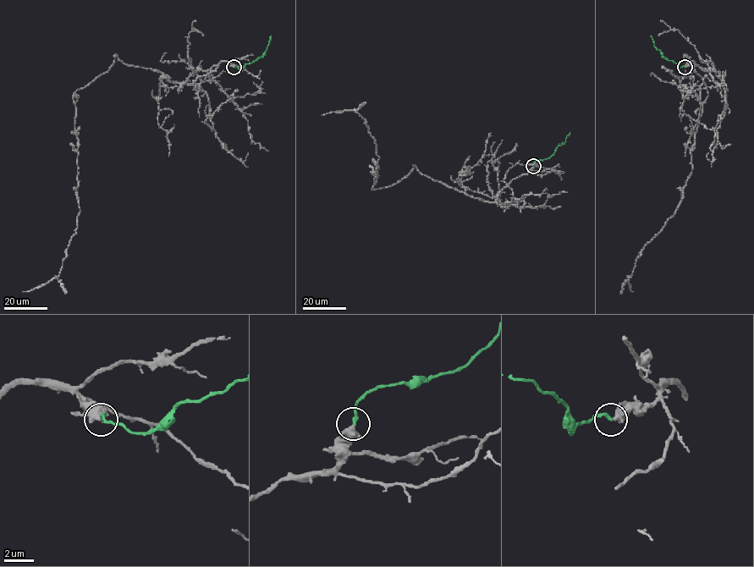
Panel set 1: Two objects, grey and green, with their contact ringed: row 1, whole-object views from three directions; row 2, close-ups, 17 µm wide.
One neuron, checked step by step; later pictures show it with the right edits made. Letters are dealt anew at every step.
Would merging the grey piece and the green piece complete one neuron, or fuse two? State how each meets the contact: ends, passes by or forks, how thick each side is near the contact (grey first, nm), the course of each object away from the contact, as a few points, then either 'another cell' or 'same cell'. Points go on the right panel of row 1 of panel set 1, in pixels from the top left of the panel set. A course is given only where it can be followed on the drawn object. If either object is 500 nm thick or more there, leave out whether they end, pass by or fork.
500/220 nm | grey via (685, 67), (694, 61), (721, 82), (685, 55), (707, 93), (692, 172), (674, 213), (635, 261), (634, 292) | green via (685, 67), (679, 68), (676, 63), (664, 57), (651, 35) | same cell

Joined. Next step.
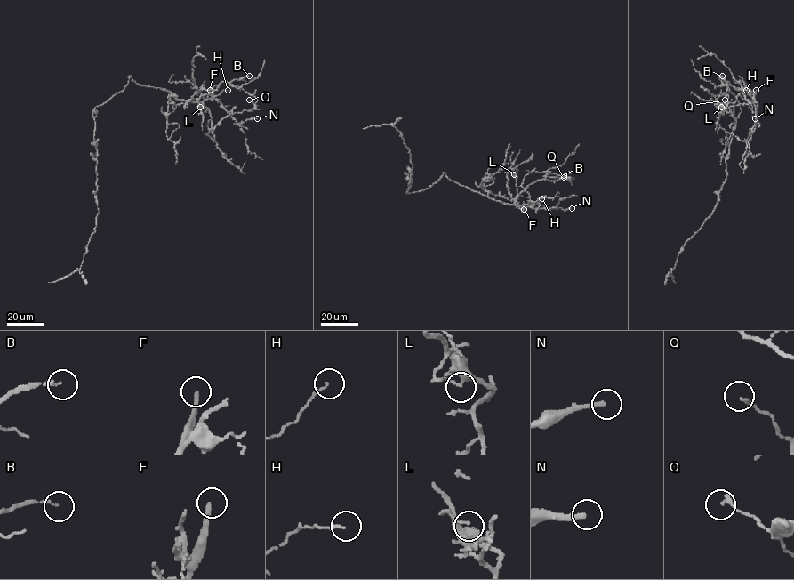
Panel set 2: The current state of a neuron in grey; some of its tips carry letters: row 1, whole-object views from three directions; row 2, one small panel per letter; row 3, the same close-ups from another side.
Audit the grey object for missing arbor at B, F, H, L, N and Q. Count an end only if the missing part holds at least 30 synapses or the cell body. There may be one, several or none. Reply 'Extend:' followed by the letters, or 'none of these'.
Extend: B, F, N

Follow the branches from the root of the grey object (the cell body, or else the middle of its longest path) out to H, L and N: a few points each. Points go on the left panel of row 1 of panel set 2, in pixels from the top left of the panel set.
H: (118, 92), (124, 89), (130, 76), (137, 84), (165, 89), (181, 100), (202, 101), (228, 90)
L: (118, 92), (131, 76), (137, 84), (165, 89), (179, 99), (199, 101), (204, 104), (200, 107)
N: (118, 92), (124, 89), (131, 76), (137, 84), (165, 89), (181, 100), (215, 99), (238, 124), (257, 118)

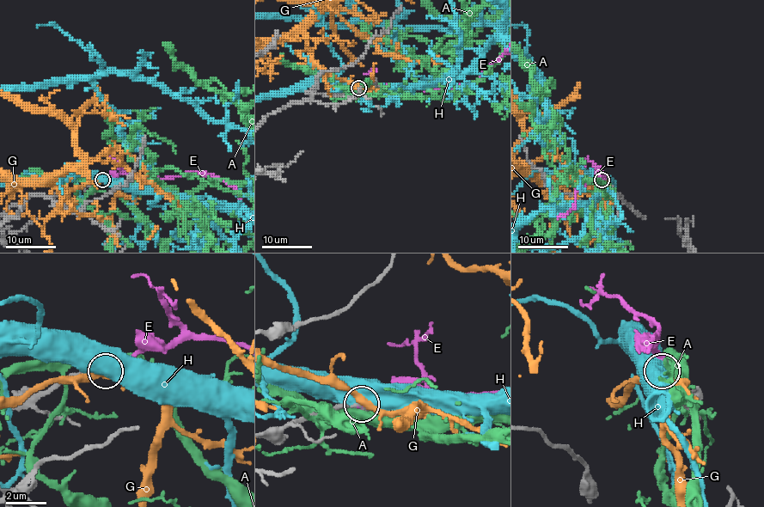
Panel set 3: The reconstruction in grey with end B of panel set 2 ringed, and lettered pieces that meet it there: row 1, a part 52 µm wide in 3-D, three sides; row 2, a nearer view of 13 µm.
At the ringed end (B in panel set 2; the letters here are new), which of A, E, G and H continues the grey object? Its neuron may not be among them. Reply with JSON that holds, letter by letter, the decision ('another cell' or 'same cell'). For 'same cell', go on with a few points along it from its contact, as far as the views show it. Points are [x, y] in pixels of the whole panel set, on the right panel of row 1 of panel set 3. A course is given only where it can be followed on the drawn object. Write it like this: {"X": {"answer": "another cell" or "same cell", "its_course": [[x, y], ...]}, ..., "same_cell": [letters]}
{"A": {"answer": "another cell"}, "E": {"answer": "same cell"}, "G": {"answer": "another cell"}, "H": {"answer": "another cell"}, "same_cell": ["E"]}

